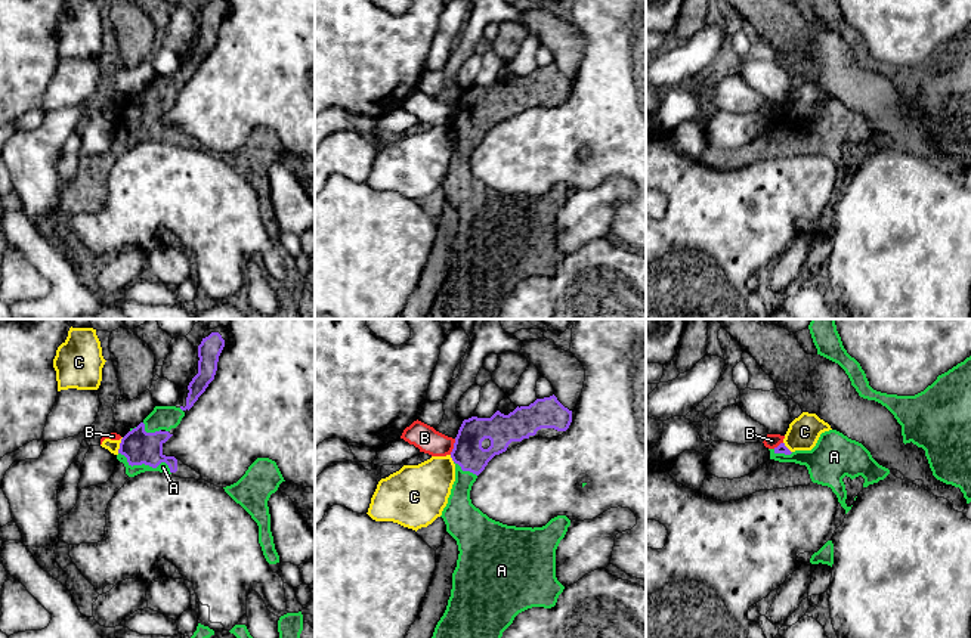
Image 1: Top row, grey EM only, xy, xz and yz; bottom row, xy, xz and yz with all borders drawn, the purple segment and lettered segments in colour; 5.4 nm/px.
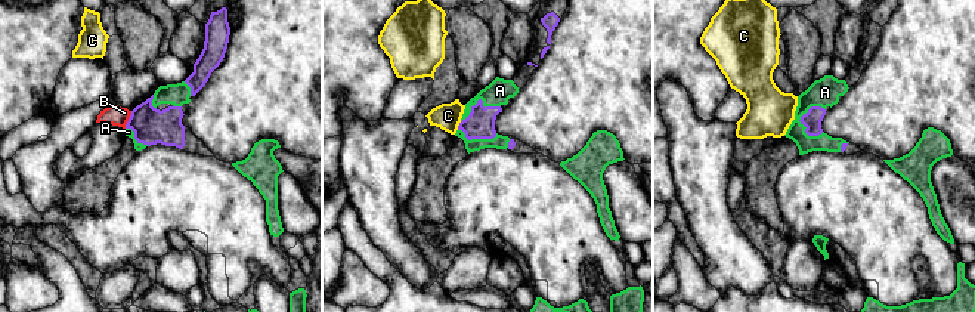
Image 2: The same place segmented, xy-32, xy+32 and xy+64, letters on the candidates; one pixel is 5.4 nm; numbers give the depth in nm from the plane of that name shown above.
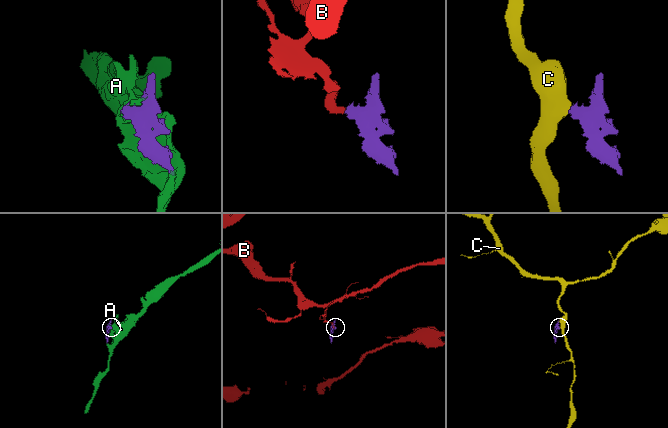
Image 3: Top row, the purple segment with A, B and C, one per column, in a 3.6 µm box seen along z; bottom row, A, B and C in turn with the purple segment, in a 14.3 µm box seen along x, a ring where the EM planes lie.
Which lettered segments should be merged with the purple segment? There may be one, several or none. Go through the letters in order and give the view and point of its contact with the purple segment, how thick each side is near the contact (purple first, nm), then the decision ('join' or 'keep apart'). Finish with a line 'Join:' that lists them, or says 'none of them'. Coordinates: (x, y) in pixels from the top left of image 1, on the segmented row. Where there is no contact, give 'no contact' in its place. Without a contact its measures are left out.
A: xy (147, 464) | 180/60 nm | join
B: xz (454, 446) | 170/140 nm | keep apart
C: xy (120, 445) | 180/70 nm | keep apart
Join: A

